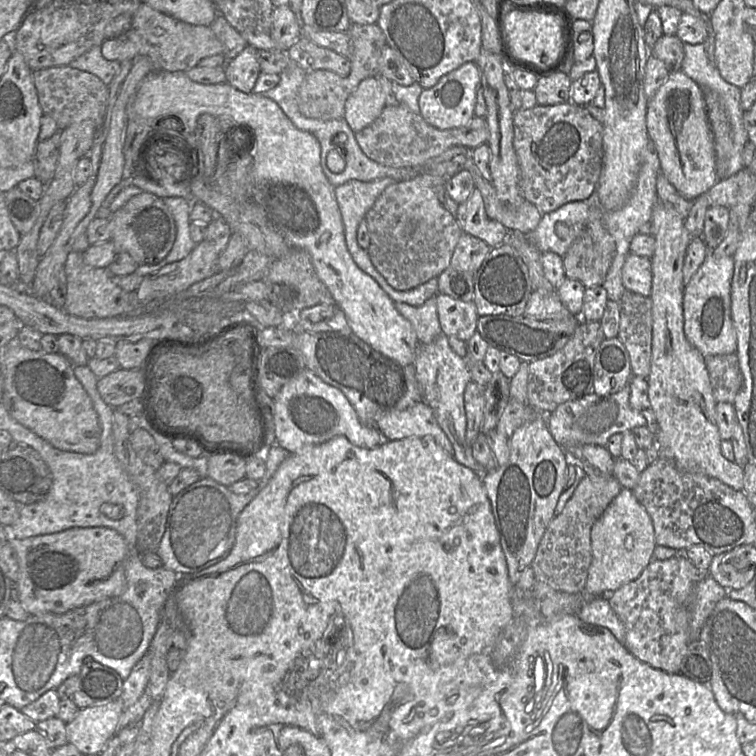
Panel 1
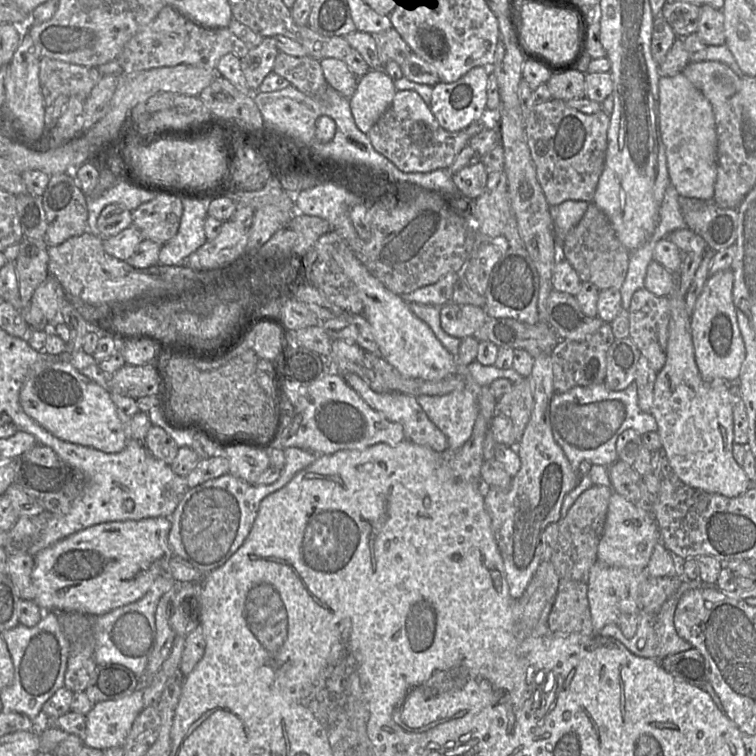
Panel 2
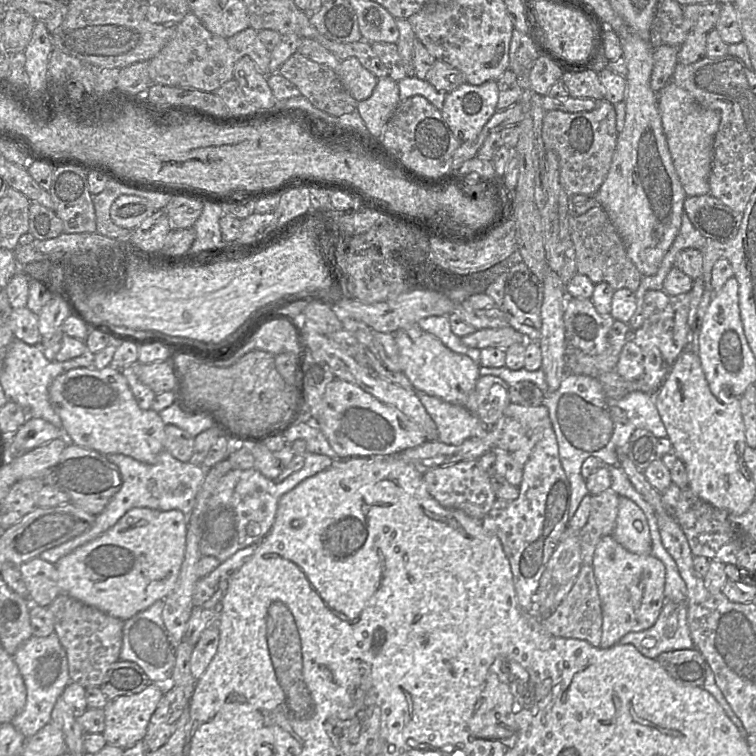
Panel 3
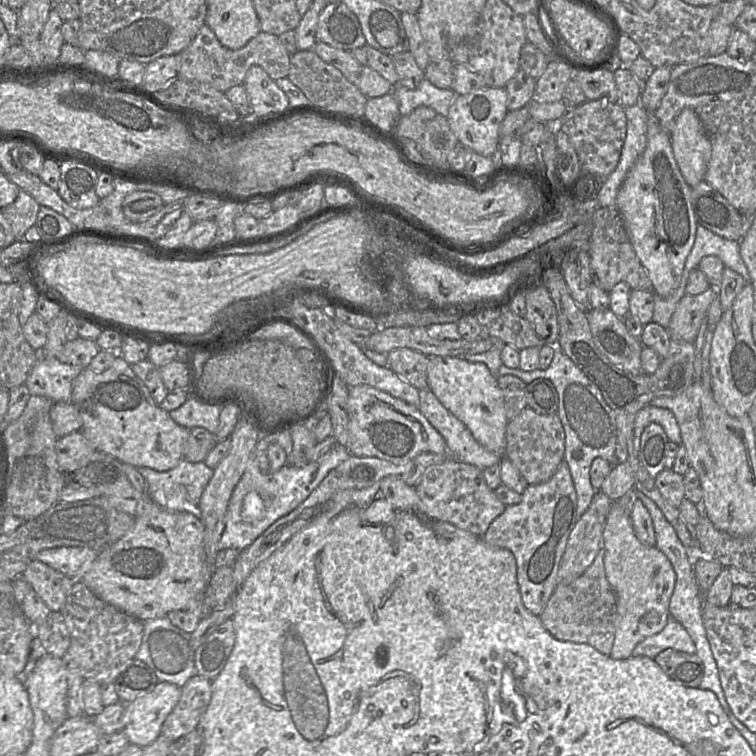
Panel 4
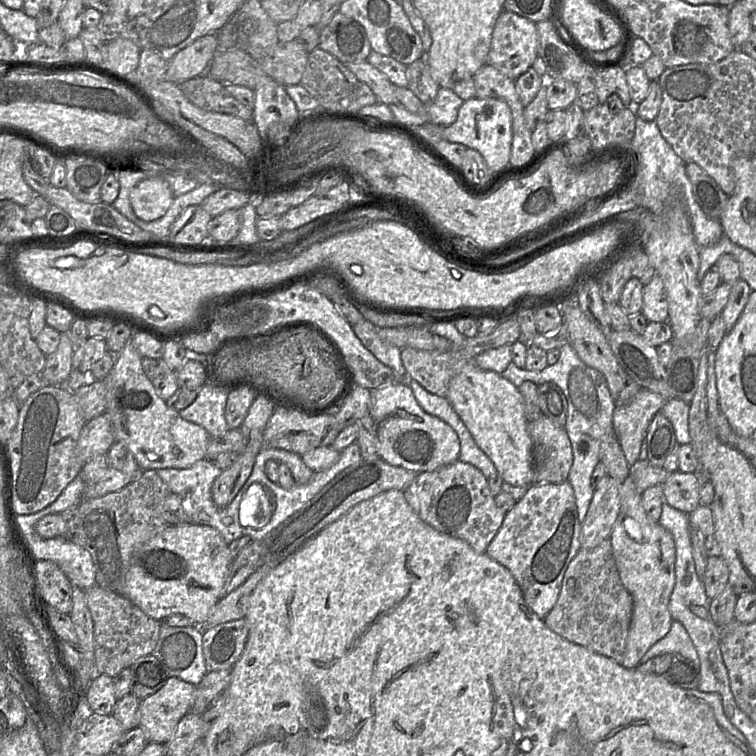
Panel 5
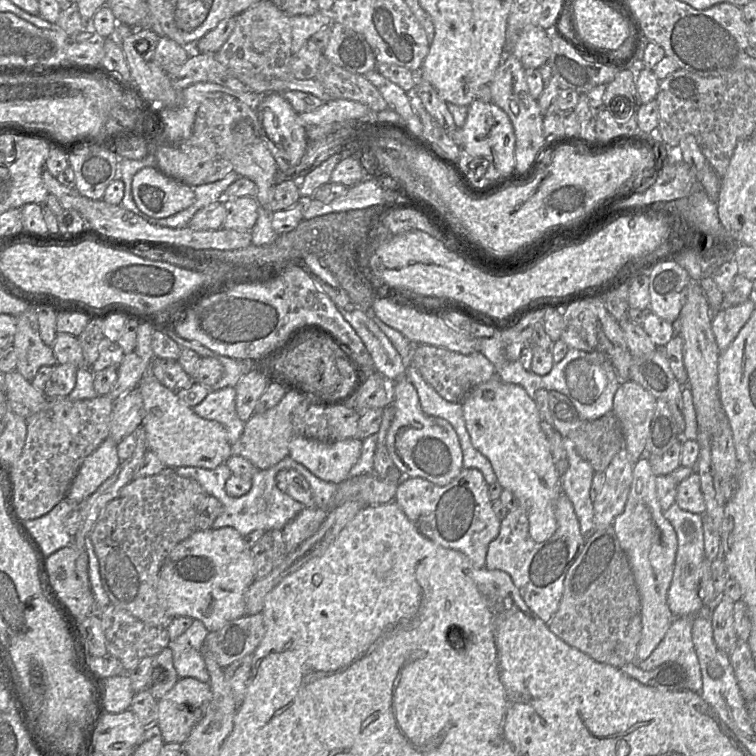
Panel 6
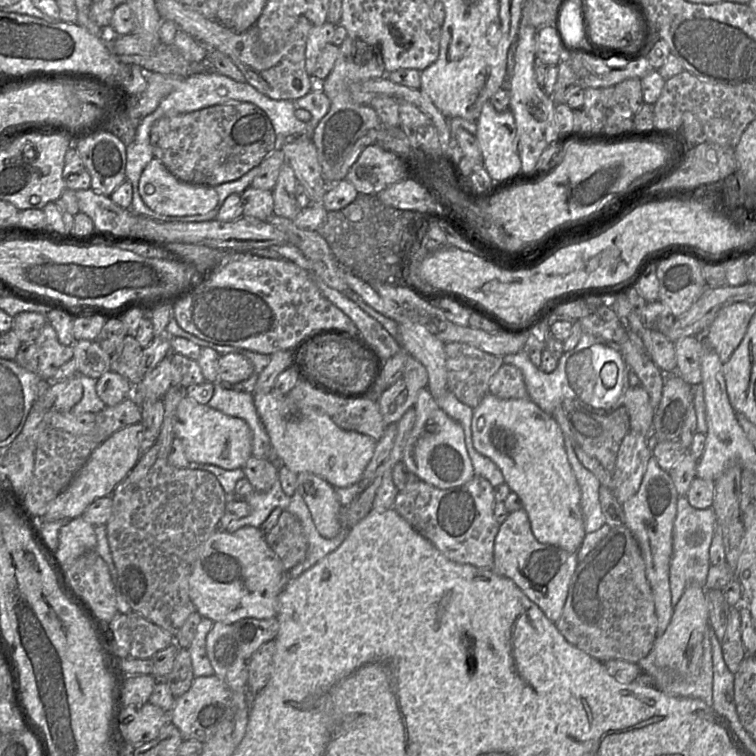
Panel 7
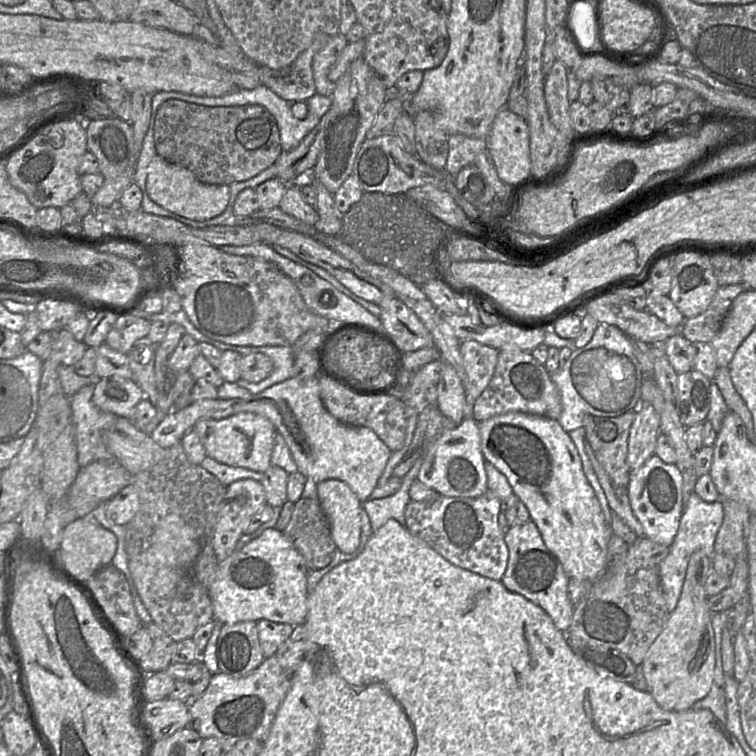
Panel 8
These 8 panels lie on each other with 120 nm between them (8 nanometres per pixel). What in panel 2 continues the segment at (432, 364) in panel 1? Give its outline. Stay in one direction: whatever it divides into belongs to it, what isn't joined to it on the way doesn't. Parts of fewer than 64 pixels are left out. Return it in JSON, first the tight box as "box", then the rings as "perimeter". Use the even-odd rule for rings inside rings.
{"box":[416,361,523,454],"perimeter":[[[474,361],[468,366],[458,364],[458,374],[465,377],[465,384],[461,390],[455,390],[445,395],[416,397],[417,402],[422,407],[427,417],[434,423],[447,437],[449,454],[457,452],[472,434],[473,426],[478,416],[477,396],[481,386],[489,386],[496,379],[508,379],[511,382],[521,381],[523,376],[514,369],[499,369],[493,366],[484,366],[478,361]]]}

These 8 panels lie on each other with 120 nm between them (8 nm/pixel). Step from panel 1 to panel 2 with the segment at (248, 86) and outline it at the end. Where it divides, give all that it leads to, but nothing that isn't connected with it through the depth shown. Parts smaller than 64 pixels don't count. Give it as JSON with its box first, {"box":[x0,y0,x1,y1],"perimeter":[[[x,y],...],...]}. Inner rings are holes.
{"box":[240,36,279,91],"perimeter":[[[273,36],[264,37],[263,41],[248,54],[240,58],[241,70],[251,90],[258,91],[264,78],[273,70],[273,65],[279,53]]]}

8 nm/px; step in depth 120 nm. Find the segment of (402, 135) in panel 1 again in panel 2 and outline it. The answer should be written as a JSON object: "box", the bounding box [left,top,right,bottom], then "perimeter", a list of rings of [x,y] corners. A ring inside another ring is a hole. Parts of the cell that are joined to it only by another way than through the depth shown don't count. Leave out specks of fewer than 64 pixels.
{"box":[367,91,499,172],"perimeter":[[[396,91],[393,101],[380,119],[372,126],[367,136],[373,148],[388,159],[400,171],[431,172],[447,169],[468,142],[491,122],[499,123],[499,110],[487,112],[484,117],[467,128],[450,132],[442,128],[429,106],[414,91]]]}

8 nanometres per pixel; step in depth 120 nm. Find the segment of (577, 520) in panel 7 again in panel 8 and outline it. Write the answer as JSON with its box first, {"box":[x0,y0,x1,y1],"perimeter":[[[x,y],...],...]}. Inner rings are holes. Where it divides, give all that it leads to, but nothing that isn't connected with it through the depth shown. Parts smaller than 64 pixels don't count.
{"box":[479,412,613,584],"perimeter":[[[508,412],[479,422],[480,448],[487,462],[503,473],[536,524],[545,545],[561,562],[569,578],[592,584],[605,571],[608,543],[613,535],[589,484],[575,444],[557,420],[524,412]]]}

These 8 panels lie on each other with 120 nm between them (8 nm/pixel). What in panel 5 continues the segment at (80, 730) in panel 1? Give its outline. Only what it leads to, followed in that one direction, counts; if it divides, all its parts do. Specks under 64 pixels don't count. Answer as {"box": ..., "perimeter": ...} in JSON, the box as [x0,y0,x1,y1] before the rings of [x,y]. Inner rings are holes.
{"box":[138,677,196,744],"perimeter":[[[169,677],[156,693],[140,700],[138,727],[148,742],[165,744],[179,721],[190,712],[196,686],[177,677]]]}

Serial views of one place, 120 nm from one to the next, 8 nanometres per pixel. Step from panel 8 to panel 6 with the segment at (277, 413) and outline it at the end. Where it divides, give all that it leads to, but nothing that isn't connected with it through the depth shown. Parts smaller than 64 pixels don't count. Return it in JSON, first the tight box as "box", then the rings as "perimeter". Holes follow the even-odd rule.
{"box":[289,437,362,484],"perimeter":[[[295,437],[289,443],[289,455],[321,480],[339,484],[360,457],[362,440],[348,438],[322,442],[306,437]]]}

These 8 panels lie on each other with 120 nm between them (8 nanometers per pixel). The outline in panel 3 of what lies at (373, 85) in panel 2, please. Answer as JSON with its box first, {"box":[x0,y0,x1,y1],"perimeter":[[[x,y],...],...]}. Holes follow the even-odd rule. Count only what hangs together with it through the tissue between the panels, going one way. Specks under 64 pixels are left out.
{"box":[357,77,400,141],"perimeter":[[[388,77],[378,78],[372,94],[358,101],[357,110],[369,135],[379,141],[383,129],[400,103],[397,82]]]}

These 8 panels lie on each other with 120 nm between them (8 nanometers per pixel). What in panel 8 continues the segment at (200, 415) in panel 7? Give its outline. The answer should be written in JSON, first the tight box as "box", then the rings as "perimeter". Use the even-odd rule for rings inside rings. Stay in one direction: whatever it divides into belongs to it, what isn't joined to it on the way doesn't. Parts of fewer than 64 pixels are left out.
{"box":[192,413,278,472],"perimeter":[[[238,413],[222,419],[202,419],[192,428],[205,447],[207,456],[228,466],[265,472],[271,466],[271,455],[278,434],[266,417],[254,413]]]}

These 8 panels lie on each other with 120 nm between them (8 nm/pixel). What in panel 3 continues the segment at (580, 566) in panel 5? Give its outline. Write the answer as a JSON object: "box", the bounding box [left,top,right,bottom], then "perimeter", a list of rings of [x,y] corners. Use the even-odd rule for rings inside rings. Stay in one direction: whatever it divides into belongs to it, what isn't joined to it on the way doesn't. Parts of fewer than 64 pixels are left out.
{"box":[541,565,602,647],"perimeter":[[[582,565],[569,593],[552,613],[541,620],[541,623],[553,636],[581,639],[594,647],[601,647],[602,608],[592,565]]]}

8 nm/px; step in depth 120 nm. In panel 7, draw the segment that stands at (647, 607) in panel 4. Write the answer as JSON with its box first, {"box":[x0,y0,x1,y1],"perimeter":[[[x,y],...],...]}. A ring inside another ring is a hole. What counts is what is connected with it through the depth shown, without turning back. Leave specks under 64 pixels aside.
{"box":[621,456,679,637],"perimeter":[[[652,456],[646,466],[637,492],[621,504],[624,512],[624,526],[636,539],[645,563],[645,572],[654,597],[657,616],[657,637],[667,629],[673,614],[669,587],[669,566],[673,552],[673,524],[677,512],[679,494],[668,473],[658,465]]]}

